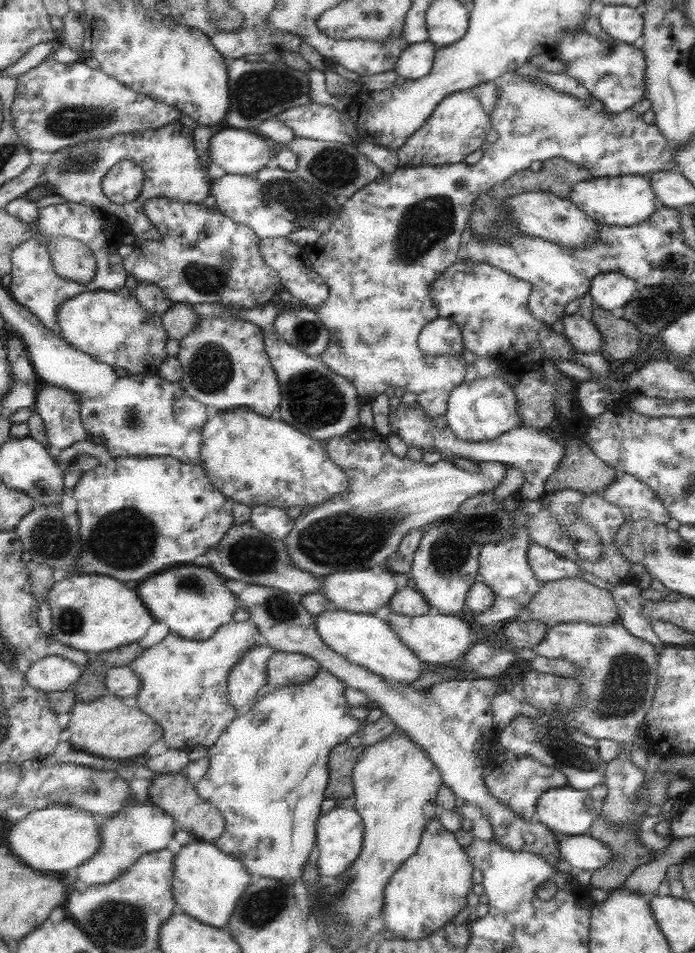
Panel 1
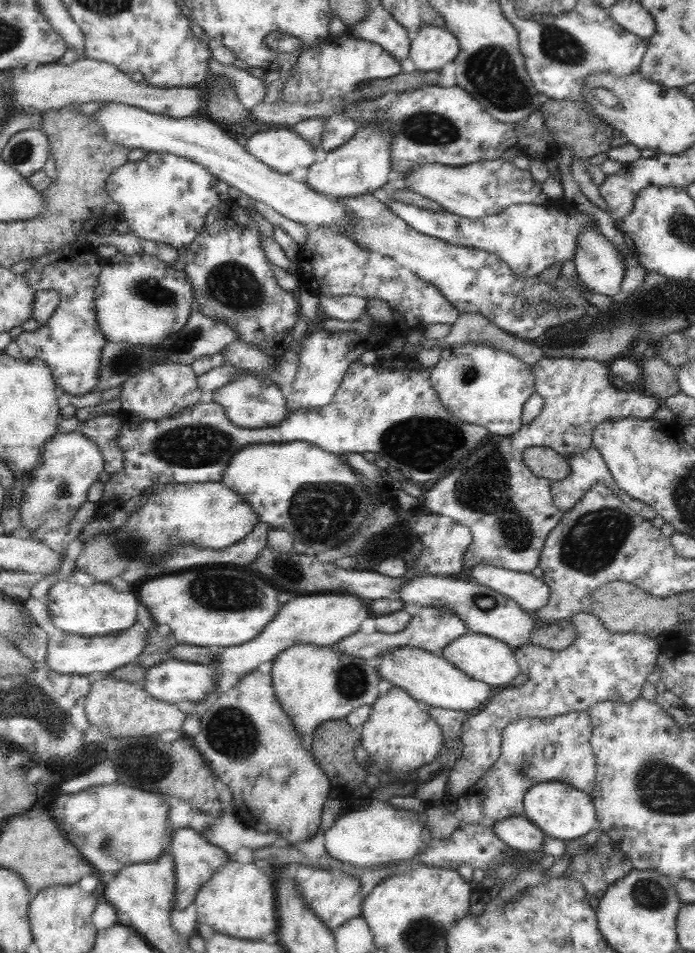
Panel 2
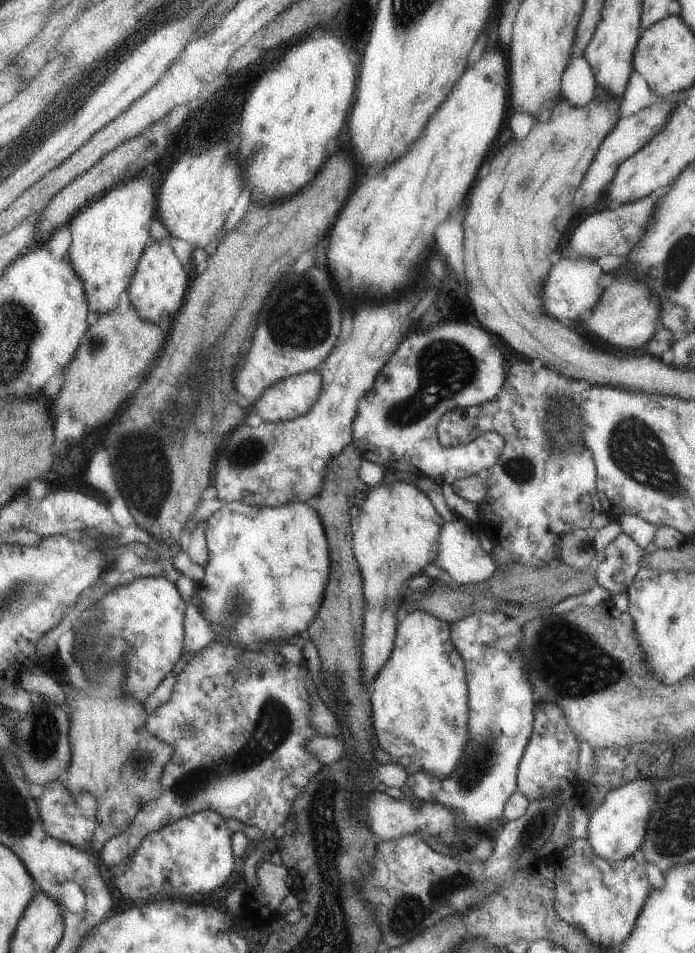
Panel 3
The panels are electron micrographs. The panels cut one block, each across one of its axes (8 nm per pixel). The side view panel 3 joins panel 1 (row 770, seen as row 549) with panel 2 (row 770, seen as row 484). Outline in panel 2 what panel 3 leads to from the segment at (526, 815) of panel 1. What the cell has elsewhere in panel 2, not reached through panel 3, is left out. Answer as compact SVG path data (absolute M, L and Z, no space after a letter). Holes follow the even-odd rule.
M569 712L569 714L557 716L557 718L543 718L543 720L521 718L517 722L511 722L509 726L505 726L505 730L501 732L501 754L499 754L499 758L469 790L469 794L473 794L477 798L481 812L483 812L483 818L479 824L489 828L495 822L521 816L523 796L527 794L527 790L531 786L537 786L543 782L561 782L561 784L573 786L575 790L589 794L595 786L595 756L593 756L593 750L589 746L591 732L593 732L593 724L591 724L591 716L587 712Z

